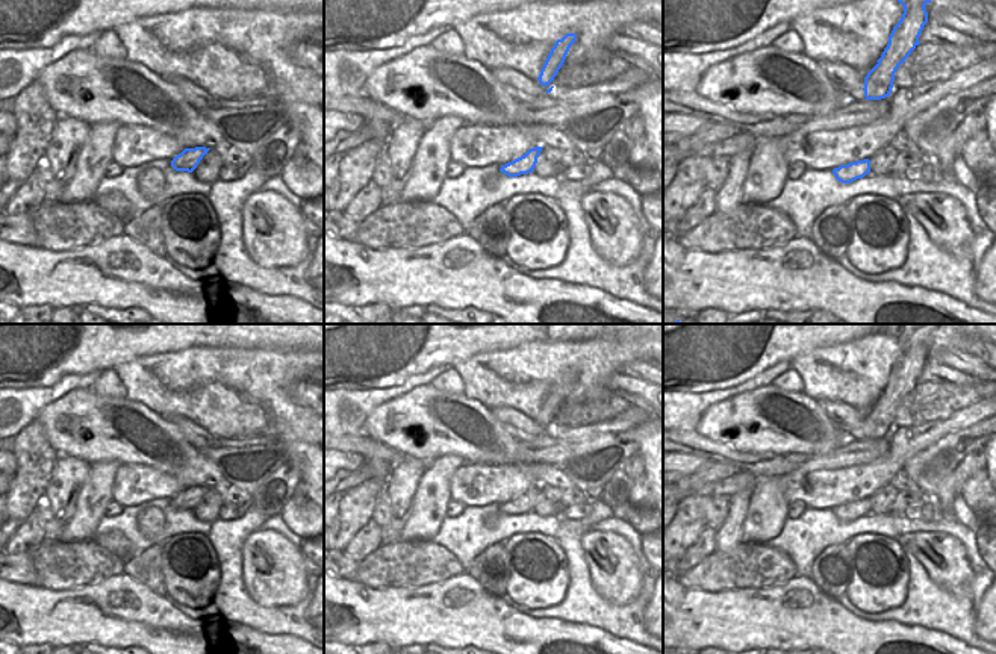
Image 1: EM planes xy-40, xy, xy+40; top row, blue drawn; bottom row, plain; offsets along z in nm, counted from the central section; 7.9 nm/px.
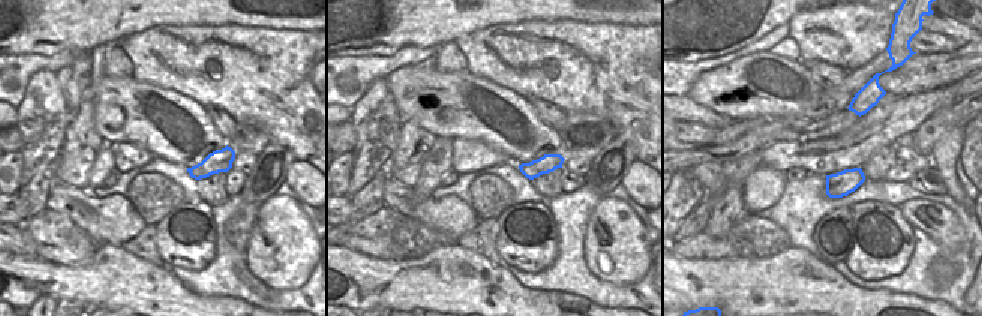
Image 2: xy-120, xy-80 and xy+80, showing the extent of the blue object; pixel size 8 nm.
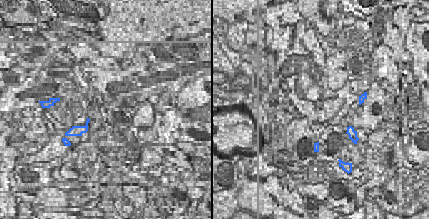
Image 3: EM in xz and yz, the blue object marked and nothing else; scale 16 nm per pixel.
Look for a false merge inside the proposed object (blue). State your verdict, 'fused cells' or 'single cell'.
fused cells

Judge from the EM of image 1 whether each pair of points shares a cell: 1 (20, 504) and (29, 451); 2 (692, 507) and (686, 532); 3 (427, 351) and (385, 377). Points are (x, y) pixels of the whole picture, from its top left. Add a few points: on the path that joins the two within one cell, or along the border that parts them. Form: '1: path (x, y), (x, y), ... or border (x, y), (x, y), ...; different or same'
1: path (28, 491), (29, 465); same
2: path (689, 513), (686, 526); same
3: path (417, 356), (395, 373); same

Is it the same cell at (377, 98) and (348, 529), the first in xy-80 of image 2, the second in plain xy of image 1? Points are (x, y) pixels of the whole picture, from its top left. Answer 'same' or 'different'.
same

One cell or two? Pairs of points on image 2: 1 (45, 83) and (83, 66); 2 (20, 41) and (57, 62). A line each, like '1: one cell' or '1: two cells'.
1: two cells
2: two cells

